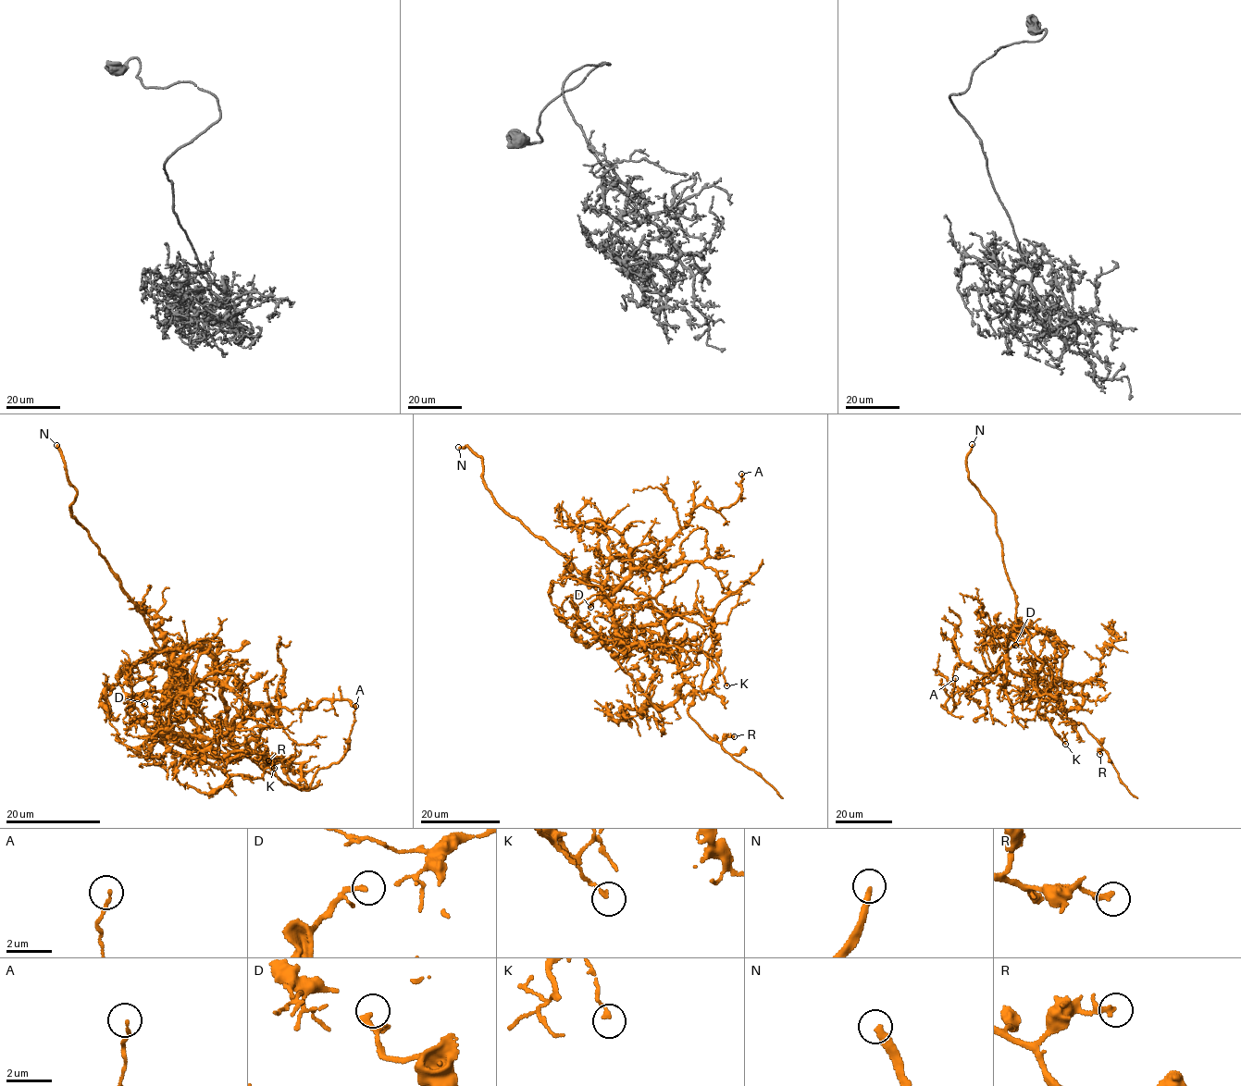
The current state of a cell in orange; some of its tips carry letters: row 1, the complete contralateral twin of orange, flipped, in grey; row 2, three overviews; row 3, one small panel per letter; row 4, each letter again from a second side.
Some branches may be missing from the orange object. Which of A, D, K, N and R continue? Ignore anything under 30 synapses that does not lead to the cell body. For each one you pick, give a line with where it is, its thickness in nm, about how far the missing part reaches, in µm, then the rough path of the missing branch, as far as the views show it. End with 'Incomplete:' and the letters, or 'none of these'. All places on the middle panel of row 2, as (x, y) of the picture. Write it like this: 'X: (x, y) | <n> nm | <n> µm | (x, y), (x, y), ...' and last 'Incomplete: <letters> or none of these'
D: (590, 607) | 220 nm | 25 µm | (590, 607), (575, 607), (558, 590), (552, 573), (547, 566), (541, 575)
N: (458, 447) | 300 nm | 80 µm | (458, 447), (449, 459), (445, 485), (458, 506), (452, 521)
Incomplete: D, N

